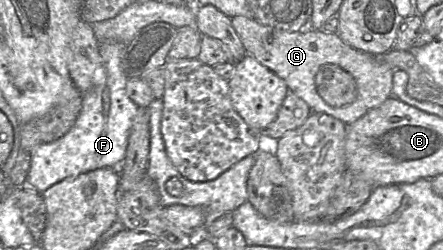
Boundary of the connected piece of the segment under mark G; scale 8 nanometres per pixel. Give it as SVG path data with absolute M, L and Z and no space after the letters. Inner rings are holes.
M235 16L231 18L231 23L240 37L246 53L282 78L288 90L304 100L312 112L328 114L347 126L392 96L394 69L383 62L378 62L375 55L354 49L345 43L336 32L328 33L312 29L310 26L297 32L285 31L263 25L254 18L245 16ZM327 63L340 66L354 77L357 85L357 96L351 104L334 108L318 94L315 76L319 68Z

